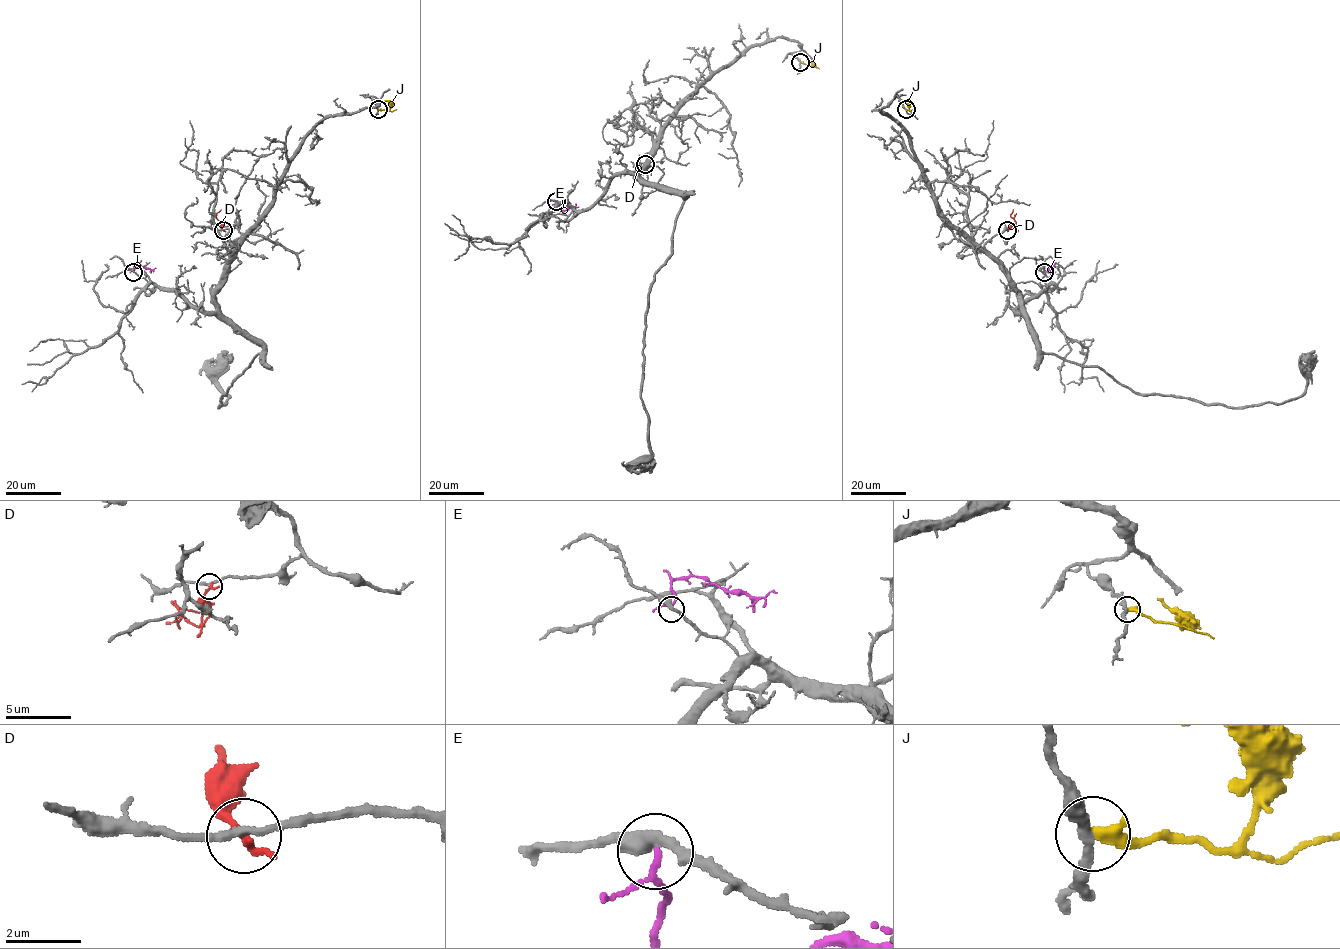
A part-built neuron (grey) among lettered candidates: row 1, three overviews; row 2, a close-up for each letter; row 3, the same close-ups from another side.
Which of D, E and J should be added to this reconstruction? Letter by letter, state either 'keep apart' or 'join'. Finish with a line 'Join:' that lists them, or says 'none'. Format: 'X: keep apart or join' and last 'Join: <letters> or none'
D: keep apart
E: keep apart
J: keep apart
Join: none

